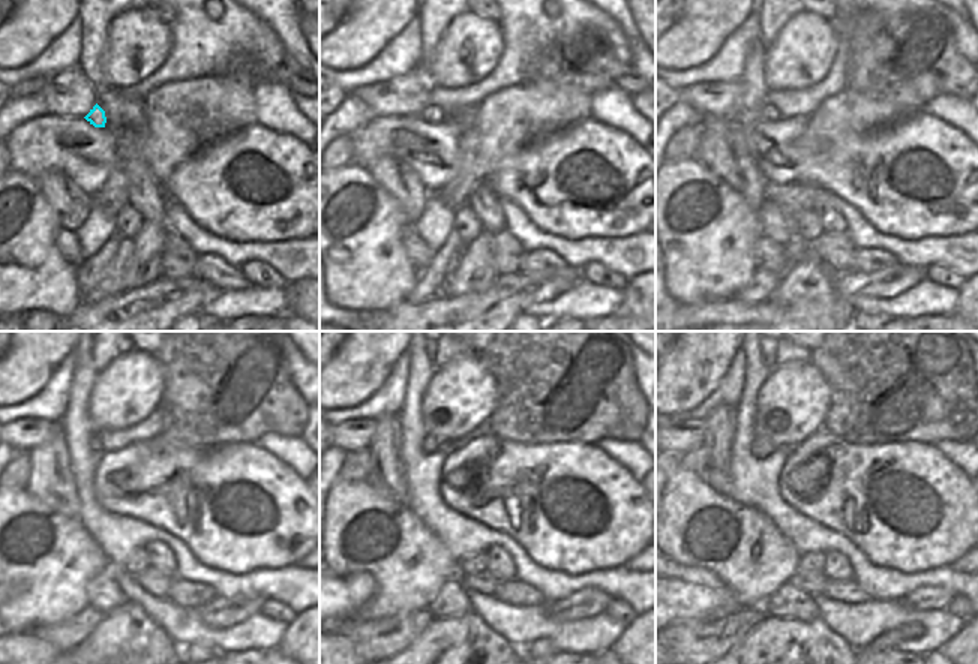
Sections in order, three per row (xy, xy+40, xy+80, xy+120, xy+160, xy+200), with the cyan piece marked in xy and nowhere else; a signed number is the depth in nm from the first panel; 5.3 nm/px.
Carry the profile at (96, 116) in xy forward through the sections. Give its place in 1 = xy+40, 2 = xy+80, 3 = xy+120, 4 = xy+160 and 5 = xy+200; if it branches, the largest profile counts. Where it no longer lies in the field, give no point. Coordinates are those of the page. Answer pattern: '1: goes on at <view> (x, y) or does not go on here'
1: goes on at xy+40 (432, 113)
2: goes on at xy+80 (768, 113)
3: goes on at xy+120 (95, 442)
4: goes on at xy+160 (429, 445)
5: goes on at xy+200 (759, 448)

